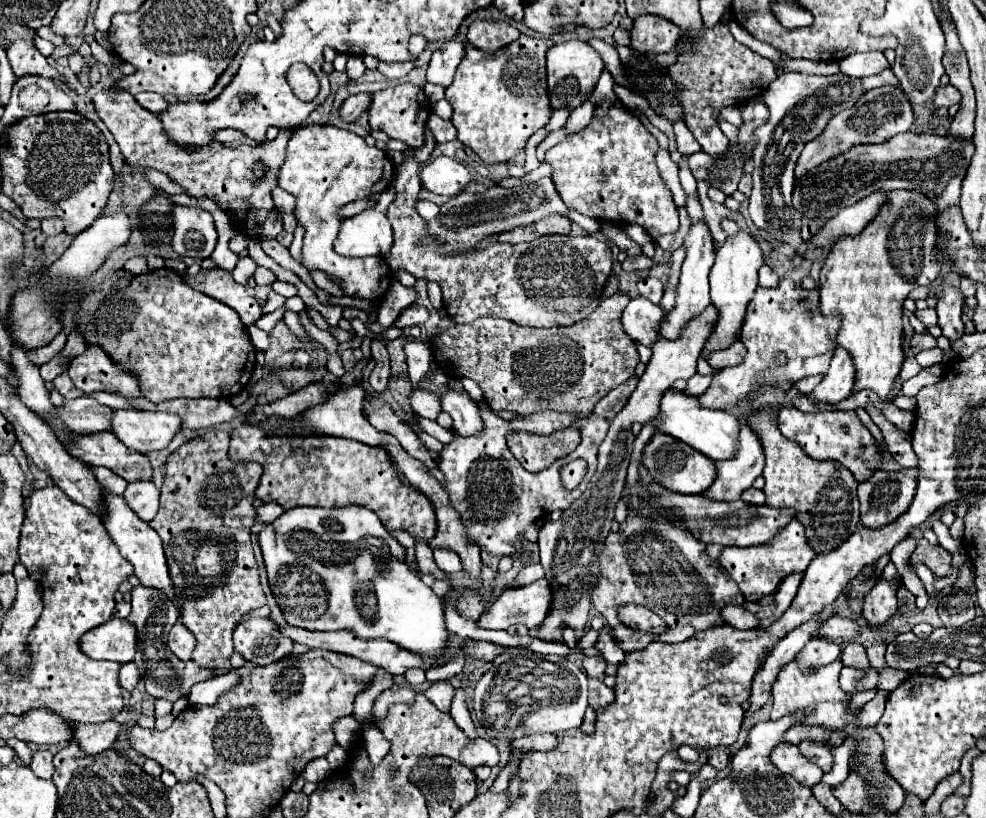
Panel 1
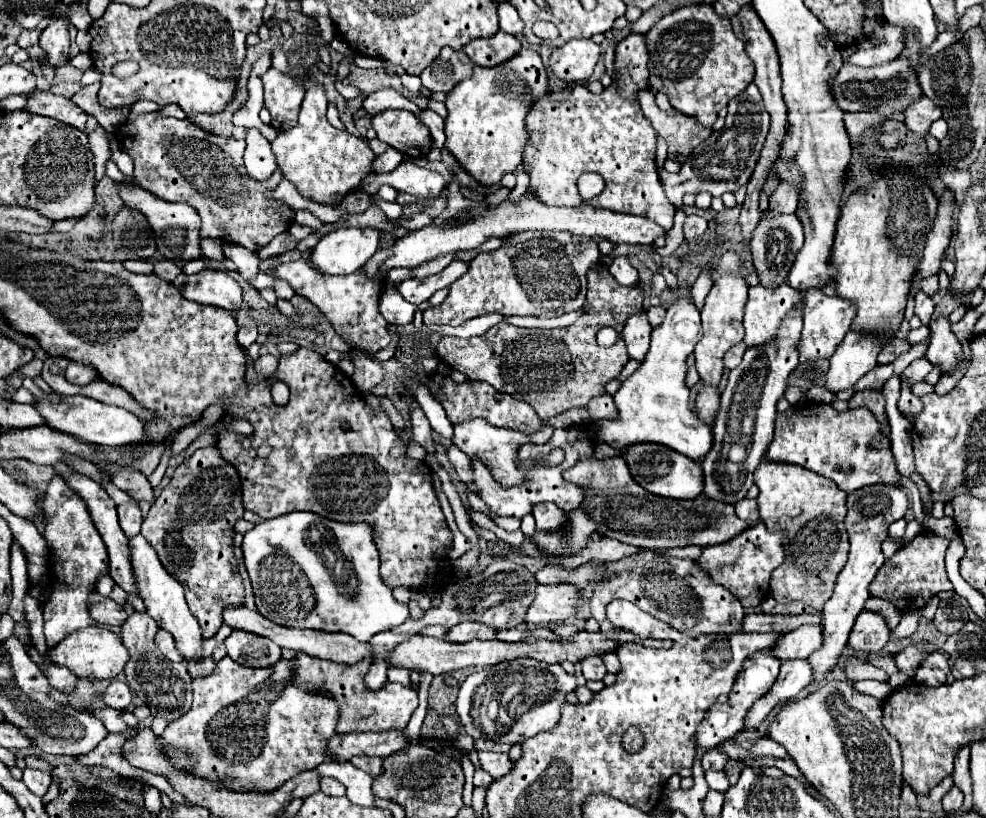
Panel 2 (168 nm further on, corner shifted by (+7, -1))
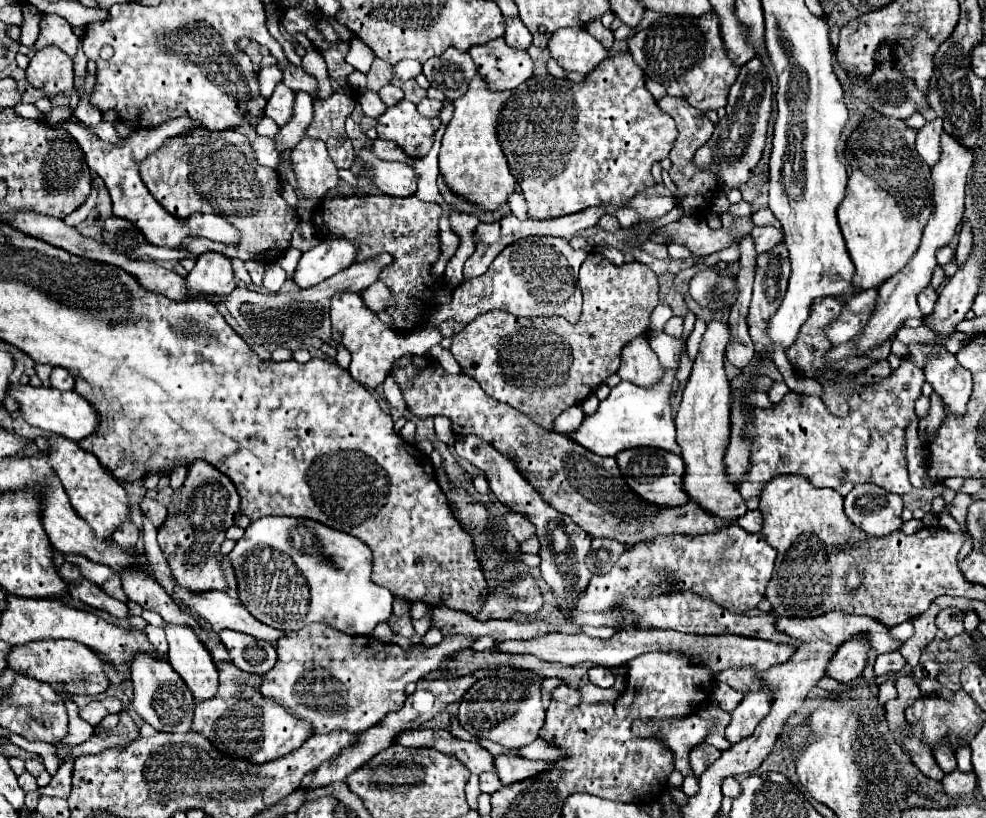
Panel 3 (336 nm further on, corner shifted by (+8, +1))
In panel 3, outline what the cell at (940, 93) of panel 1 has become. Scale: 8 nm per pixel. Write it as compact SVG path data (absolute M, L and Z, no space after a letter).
M937 118L933 122L927 122L917 132L917 152L929 166L935 166L939 162L939 156L941 156L939 136L941 136L941 132L943 132L941 118Z

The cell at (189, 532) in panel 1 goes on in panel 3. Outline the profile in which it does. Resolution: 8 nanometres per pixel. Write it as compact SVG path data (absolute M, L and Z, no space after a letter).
M195 462L189 466L185 484L173 494L173 502L167 510L167 520L159 528L159 546L179 586L191 592L223 590L227 582L221 576L223 556L219 546L225 540L227 528L231 528L241 516L239 496L233 482L211 464Z

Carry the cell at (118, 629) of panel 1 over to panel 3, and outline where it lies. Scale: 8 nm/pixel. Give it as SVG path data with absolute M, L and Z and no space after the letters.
M49 640L49 642L27 642L25 646L13 646L9 650L9 662L19 674L29 674L29 678L37 678L39 682L49 682L51 686L61 684L63 688L55 688L57 694L87 694L97 696L109 688L109 680L103 672L103 662L97 658L93 650L73 640Z

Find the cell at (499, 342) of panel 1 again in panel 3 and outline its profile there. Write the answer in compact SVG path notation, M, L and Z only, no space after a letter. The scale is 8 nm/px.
M589 252L589 258L585 258L579 270L577 282L583 292L583 314L577 324L569 324L561 316L519 318L505 310L493 310L477 316L453 336L451 354L455 356L463 372L473 376L489 396L527 414L543 430L553 430L553 422L561 412L575 404L581 404L599 388L599 384L603 384L611 374L617 372L623 346L633 336L637 338L649 334L649 316L659 304L657 276L649 266L639 262L615 266L611 262L595 260L607 258L599 252Z

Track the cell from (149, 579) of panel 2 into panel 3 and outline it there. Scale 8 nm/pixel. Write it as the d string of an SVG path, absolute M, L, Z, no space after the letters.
M165 626L169 642L169 664L183 678L195 702L203 702L217 694L217 666L197 634L187 626Z

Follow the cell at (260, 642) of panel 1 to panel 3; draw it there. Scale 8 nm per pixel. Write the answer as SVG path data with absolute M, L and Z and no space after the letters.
M233 630L219 632L219 638L225 644L225 648L229 650L233 664L243 672L261 676L261 674L269 672L277 662L275 648L269 642L263 642L249 634L241 634L241 632L233 632Z

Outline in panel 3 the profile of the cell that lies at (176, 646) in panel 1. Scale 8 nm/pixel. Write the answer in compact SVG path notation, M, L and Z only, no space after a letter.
M145 626L145 634L149 638L149 642L157 648L159 654L167 654L167 638L165 638L165 630L163 628L155 628L155 626Z

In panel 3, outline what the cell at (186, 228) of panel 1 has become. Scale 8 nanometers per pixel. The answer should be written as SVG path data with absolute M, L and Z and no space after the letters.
M175 118L171 122L165 122L163 126L159 128L149 128L149 130L135 130L131 136L127 136L121 144L109 144L109 142L103 142L99 140L95 134L91 134L91 130L87 130L83 124L73 124L73 122L63 122L63 128L79 142L83 154L85 154L85 160L87 160L87 166L91 170L95 170L109 194L111 194L111 202L113 202L113 216L119 216L119 218L125 218L129 222L133 222L147 238L147 242L155 244L155 246L167 246L167 248L179 248L181 246L181 240L185 236L203 236L203 238L209 238L213 242L231 242L231 244L237 244L239 242L239 232L235 226L231 226L225 218L221 216L213 216L213 214L193 214L189 220L177 220L175 216L167 214L165 208L155 202L155 198L149 194L147 186L143 184L141 176L139 176L139 164L143 158L147 158L153 150L157 150L167 138L171 136L177 136L179 132L191 128L193 122L189 118Z

